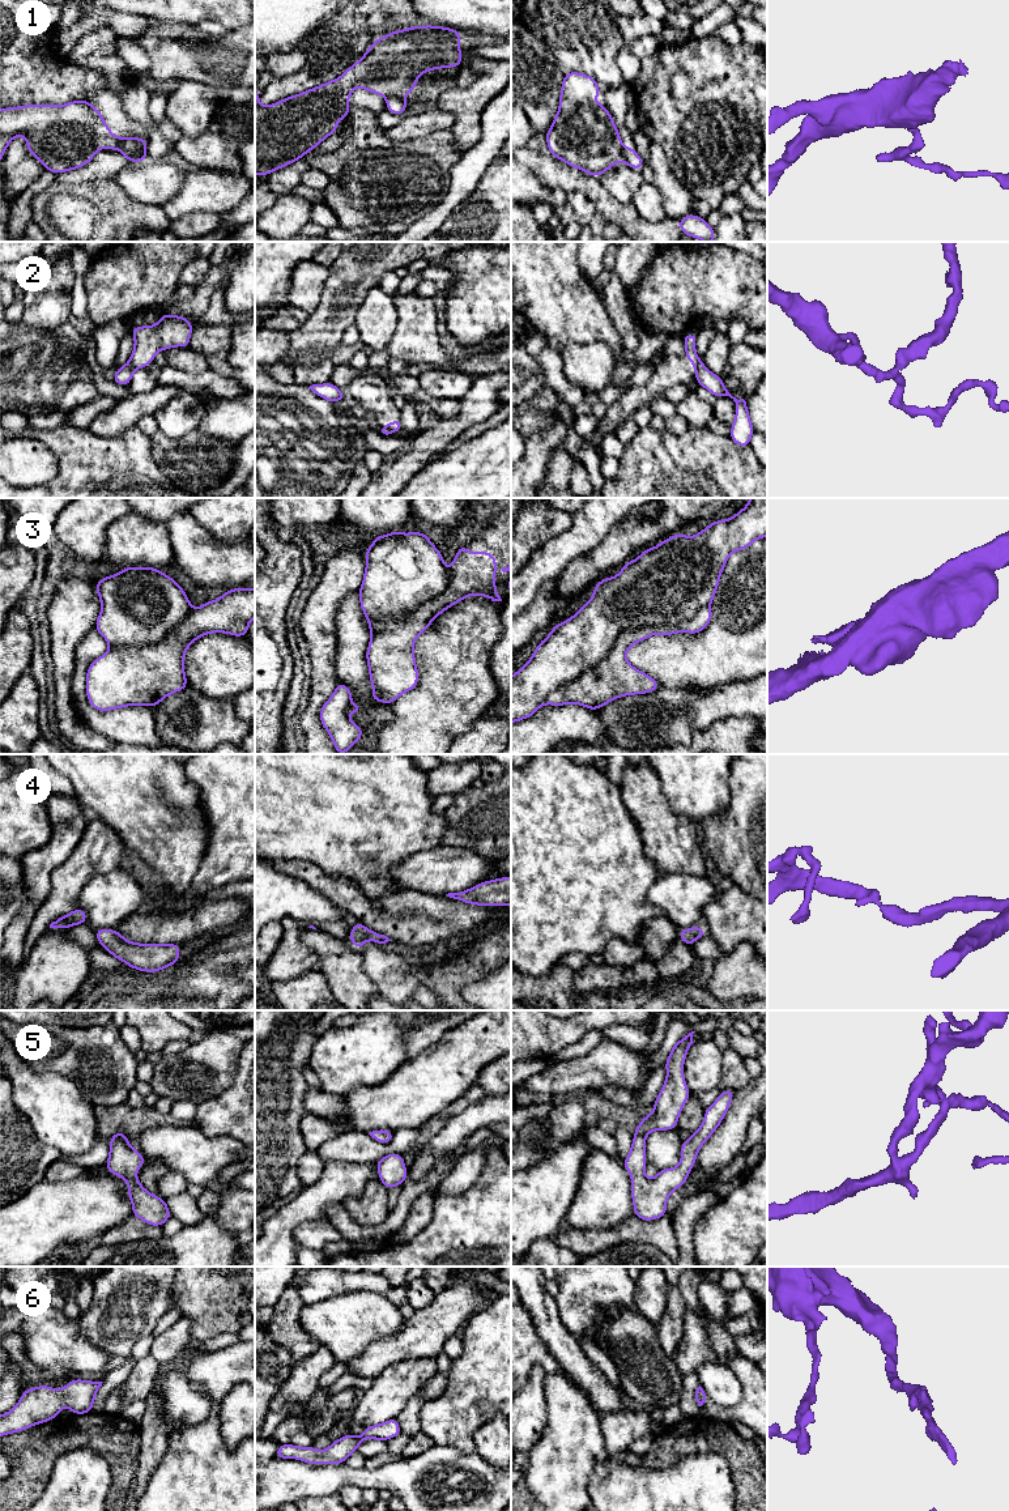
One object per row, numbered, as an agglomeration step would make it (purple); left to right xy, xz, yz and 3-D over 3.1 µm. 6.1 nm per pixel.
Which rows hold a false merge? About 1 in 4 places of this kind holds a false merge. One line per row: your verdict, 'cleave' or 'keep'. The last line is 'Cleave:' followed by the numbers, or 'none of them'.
1: cleave
2: cleave
3: keep
4: keep
5: keep
6: keep
Cleave: 1, 2

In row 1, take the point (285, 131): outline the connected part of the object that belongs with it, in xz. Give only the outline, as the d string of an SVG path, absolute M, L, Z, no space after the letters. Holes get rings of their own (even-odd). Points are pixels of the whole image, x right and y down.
M414 26L392 31L375 39L365 55L349 67L339 78L281 99L271 106L259 103L255 90L255 176L301 159L323 140L339 129L336 119L350 114L349 97L354 88L362 88L384 98L404 97L413 91L417 78L429 71L461 67L459 48L460 31L443 26Z

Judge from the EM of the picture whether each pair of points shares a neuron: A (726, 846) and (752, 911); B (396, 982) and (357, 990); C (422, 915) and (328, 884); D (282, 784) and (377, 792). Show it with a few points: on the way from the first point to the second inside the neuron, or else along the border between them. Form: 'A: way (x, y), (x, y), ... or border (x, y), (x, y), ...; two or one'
A: border (735, 884), (753, 896); two
B: border (363, 957), (363, 973), (373, 982), (378, 992); two
C: way (399, 915), (373, 915), (362, 910), (352, 899); one
D: way (306, 784), (335, 784), (343, 792), (353, 792); one

